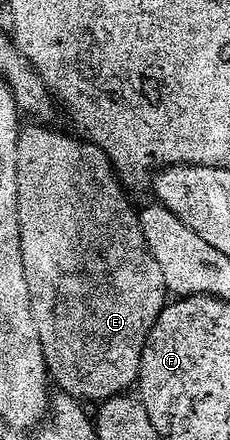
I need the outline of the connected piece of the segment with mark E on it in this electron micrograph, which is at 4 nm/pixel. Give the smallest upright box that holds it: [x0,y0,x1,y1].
[16,127,168,403]

